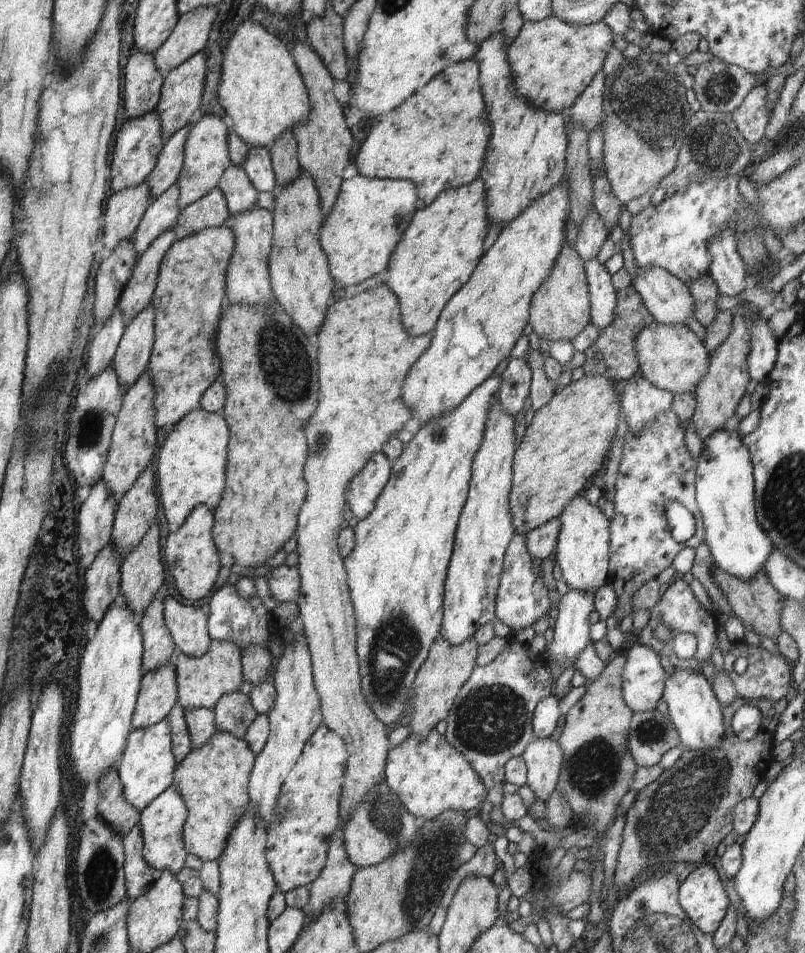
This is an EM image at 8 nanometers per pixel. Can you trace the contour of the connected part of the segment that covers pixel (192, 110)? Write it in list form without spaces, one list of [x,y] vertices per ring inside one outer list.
[[[200,51],[164,76],[160,98],[155,108],[164,142],[170,139],[175,132],[197,119],[207,74],[206,59],[207,55]]]

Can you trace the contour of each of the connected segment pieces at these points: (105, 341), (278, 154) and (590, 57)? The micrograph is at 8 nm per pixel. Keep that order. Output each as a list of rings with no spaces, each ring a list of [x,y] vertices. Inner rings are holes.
[[[116,307],[113,315],[103,324],[101,330],[96,332],[92,343],[86,347],[88,378],[96,378],[111,366],[126,326],[128,325],[123,321],[121,310]]]
[[[286,129],[280,138],[269,146],[269,151],[275,172],[275,181],[280,187],[287,185],[302,170],[298,160],[294,133],[290,129]]]
[[[553,14],[548,18],[542,19],[538,22],[524,21],[518,36],[509,44],[507,48],[507,62],[509,63],[510,70],[513,72],[513,87],[518,95],[521,95],[532,107],[548,111],[550,113],[566,114],[569,108],[575,103],[575,100],[586,90],[586,87],[592,82],[594,75],[602,69],[603,61],[606,58],[606,52],[613,46],[614,32],[602,20],[597,23],[589,25],[571,25],[564,22],[562,19],[555,17]]]

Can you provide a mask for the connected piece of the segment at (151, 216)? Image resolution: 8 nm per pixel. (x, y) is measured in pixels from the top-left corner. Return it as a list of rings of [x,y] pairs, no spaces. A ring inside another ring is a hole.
[[[177,182],[152,200],[131,238],[138,259],[149,249],[150,244],[156,238],[176,226],[181,211],[178,203],[179,188]]]

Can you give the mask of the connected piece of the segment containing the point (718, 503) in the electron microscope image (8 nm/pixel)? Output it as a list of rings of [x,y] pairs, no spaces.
[[[730,426],[707,436],[697,458],[695,480],[695,499],[704,523],[705,543],[714,558],[713,563],[743,581],[761,572],[774,549],[758,522],[755,498],[752,459],[735,428]]]

